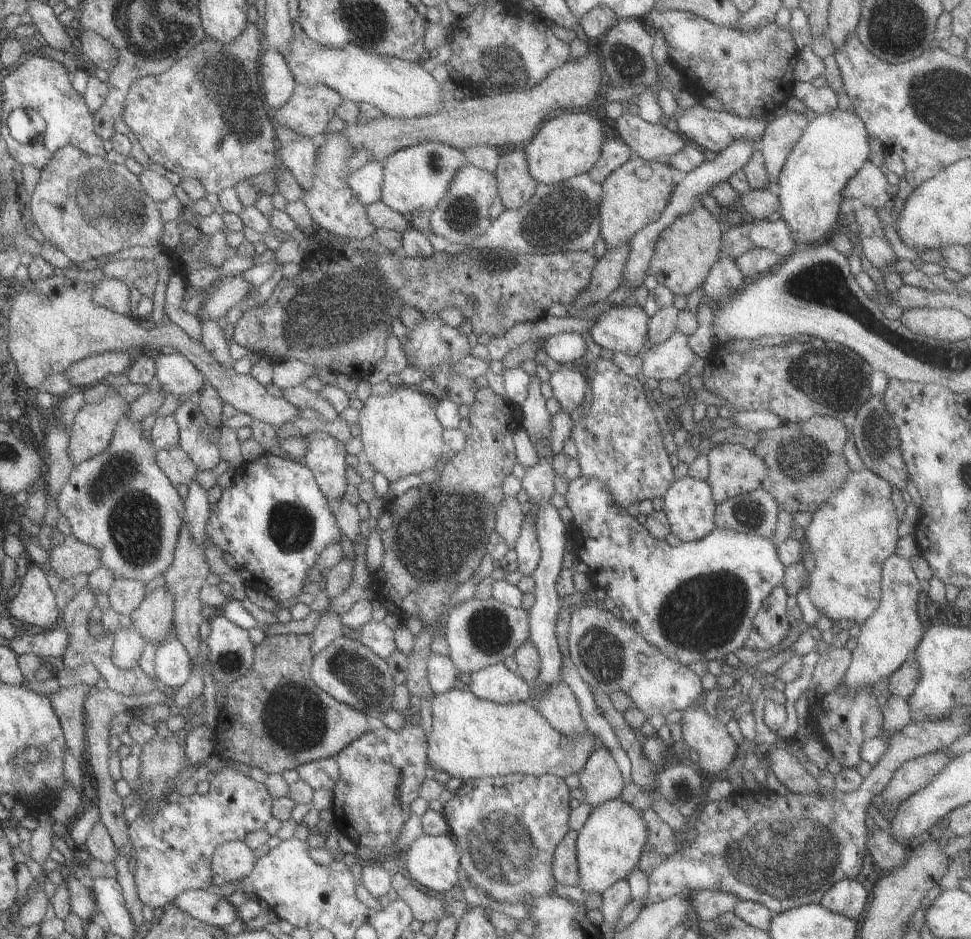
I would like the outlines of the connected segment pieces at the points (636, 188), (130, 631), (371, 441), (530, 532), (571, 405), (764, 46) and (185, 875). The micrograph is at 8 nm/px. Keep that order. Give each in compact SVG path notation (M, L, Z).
M633 154L625 164L615 168L601 185L601 200L598 206L599 237L606 248L617 248L644 226L653 222L663 212L668 198L678 178L683 178L685 173L673 170L667 163L659 159L642 160Z
M132 627L115 630L110 646L110 659L115 668L129 670L138 666L138 660L143 652L144 640Z
M394 385L385 396L370 394L358 410L357 424L362 444L360 458L388 482L434 468L446 452L442 440L443 428L435 418L429 396L416 386Z
M530 513L524 515L519 536L515 539L512 549L516 554L517 572L521 576L529 576L539 562L540 548L535 536L535 524Z
M560 365L555 372L551 372L547 383L560 406L560 410L568 415L574 408L580 406L585 394L585 376L575 368L567 369Z
M650 10L642 19L650 30L659 29L667 45L668 61L684 79L684 87L690 90L698 100L703 97L713 96L725 110L739 117L765 116L773 113L791 96L794 83L793 68L797 62L798 50L791 38L790 28L777 26L768 22L763 28L755 30L737 30L717 26L704 18L699 18L689 11L681 10Z
M228 764L219 772L215 772L213 780L205 794L177 795L173 802L161 802L153 814L137 815L128 824L127 834L133 848L133 880L137 898L142 906L158 908L171 902L180 892L191 889L206 889L212 882L210 856L216 846L227 841L241 841L245 834L262 828L271 818L271 802L273 797L265 790L263 783L258 783L244 776L237 766Z

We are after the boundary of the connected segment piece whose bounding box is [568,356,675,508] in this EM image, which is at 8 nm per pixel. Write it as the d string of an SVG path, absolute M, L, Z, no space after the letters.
M599 356L593 360L593 374L589 378L589 394L592 391L592 396L589 398L585 414L581 414L579 422L571 426L568 435L576 446L580 474L587 478L597 478L609 492L613 504L621 508L662 496L675 478L672 474L673 468L667 459L668 455L661 443L663 430L658 428L653 409L645 400L642 384L635 377L625 376L611 359L605 360Z

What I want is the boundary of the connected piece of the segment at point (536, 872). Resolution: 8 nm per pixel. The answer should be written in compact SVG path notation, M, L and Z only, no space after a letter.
M514 773L462 781L452 797L444 802L442 811L448 834L454 844L457 844L461 860L463 854L467 856L463 862L460 861L461 877L467 877L479 893L499 903L522 903L525 896L553 894L556 882L551 874L551 860L557 843L569 830L569 791L563 779L555 775L531 776Z

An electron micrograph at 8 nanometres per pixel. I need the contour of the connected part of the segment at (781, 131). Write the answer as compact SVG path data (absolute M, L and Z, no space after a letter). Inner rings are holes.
M786 111L783 116L775 117L769 122L760 138L756 140L756 149L763 156L763 166L771 187L776 182L787 154L807 124L809 120L803 114L797 111Z

